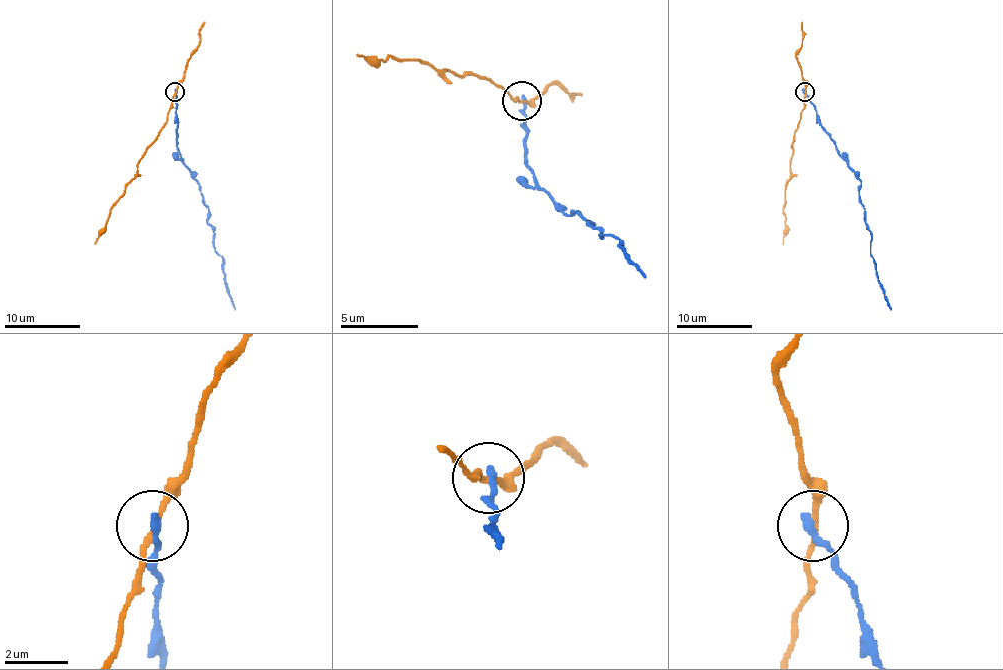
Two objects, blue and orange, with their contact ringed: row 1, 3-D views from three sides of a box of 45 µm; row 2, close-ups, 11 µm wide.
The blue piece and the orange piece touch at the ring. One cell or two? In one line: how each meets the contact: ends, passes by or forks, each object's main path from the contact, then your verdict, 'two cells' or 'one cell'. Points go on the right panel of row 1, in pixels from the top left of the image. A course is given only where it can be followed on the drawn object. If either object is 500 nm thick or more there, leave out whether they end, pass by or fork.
blue ends there; orange passes by; blue runs (804, 91), (816, 121), (861, 182), (859, 203), (871, 233), (871, 256), (891, 309); orange runs (804, 91), (804, 108), (795, 133), (783, 209), (785, 229), (782, 243); two cells

